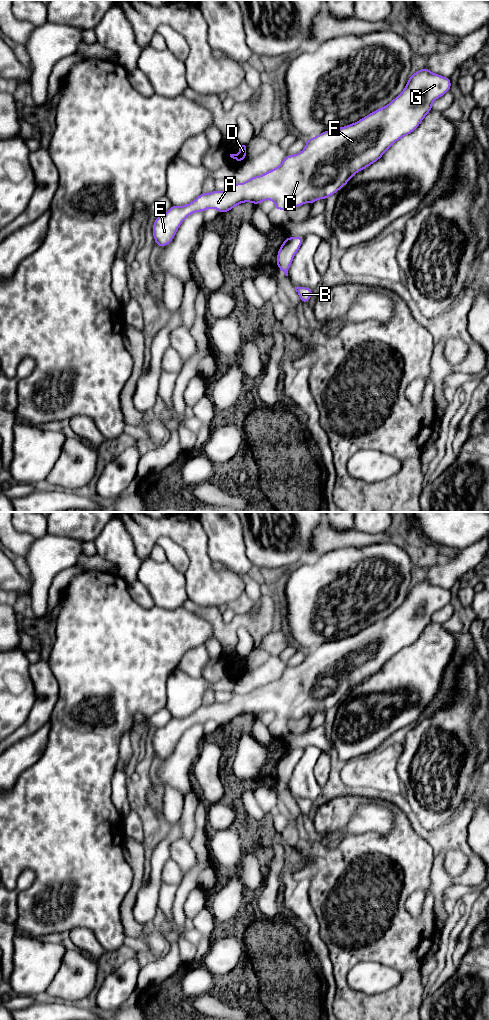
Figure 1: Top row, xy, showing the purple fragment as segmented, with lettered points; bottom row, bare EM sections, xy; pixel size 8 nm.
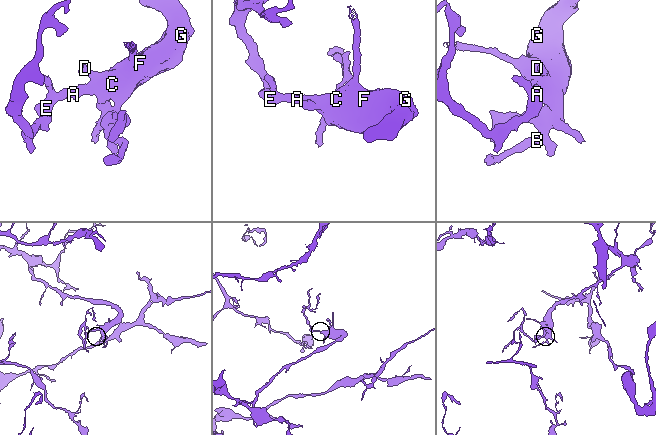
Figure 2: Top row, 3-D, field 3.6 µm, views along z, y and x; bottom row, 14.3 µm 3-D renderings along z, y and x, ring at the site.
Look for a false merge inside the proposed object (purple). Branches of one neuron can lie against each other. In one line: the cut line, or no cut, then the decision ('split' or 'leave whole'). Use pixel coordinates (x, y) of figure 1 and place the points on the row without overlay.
cut none; leave whole

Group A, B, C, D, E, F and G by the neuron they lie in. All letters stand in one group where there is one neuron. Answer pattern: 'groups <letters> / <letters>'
groups A B C D E F G

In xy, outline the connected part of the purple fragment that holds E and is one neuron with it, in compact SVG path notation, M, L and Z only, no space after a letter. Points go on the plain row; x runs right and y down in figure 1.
M425 578L423 581L414 584L413 587L410 587L403 603L389 616L371 624L353 636L326 642L314 650L306 651L304 661L297 666L286 667L278 679L260 688L252 688L244 695L233 694L232 699L227 703L218 703L215 701L211 705L202 704L189 716L184 718L172 717L166 725L158 728L153 735L152 746L155 757L160 759L167 758L174 751L180 737L189 727L195 724L204 724L208 720L214 720L218 722L219 725L223 726L240 715L250 714L260 717L262 713L273 712L275 714L275 722L287 722L292 719L300 719L305 715L313 716L318 711L326 712L344 699L356 685L378 673L395 654L416 642L425 628L432 622L433 614L450 603L451 596L450 590L432 585L427 578Z

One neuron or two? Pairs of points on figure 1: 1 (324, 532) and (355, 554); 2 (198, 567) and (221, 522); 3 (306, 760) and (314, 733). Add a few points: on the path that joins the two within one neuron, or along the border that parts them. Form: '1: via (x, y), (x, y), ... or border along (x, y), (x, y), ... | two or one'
1: border along (368, 544), (362, 547), (337, 547), (323, 554) | two
2: border along (202, 525), (207, 537), (207, 552), (213, 561) | two
3: border along (303, 748), (315, 746), (321, 752) | two

